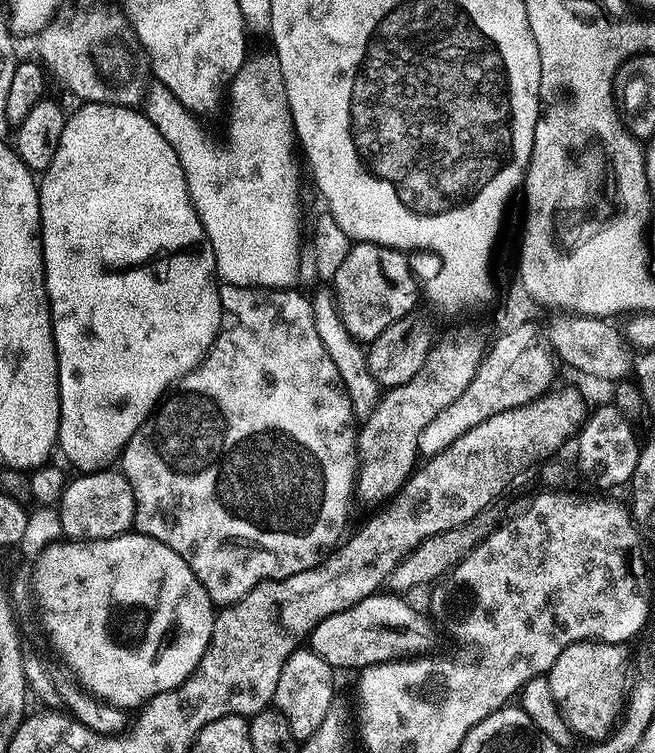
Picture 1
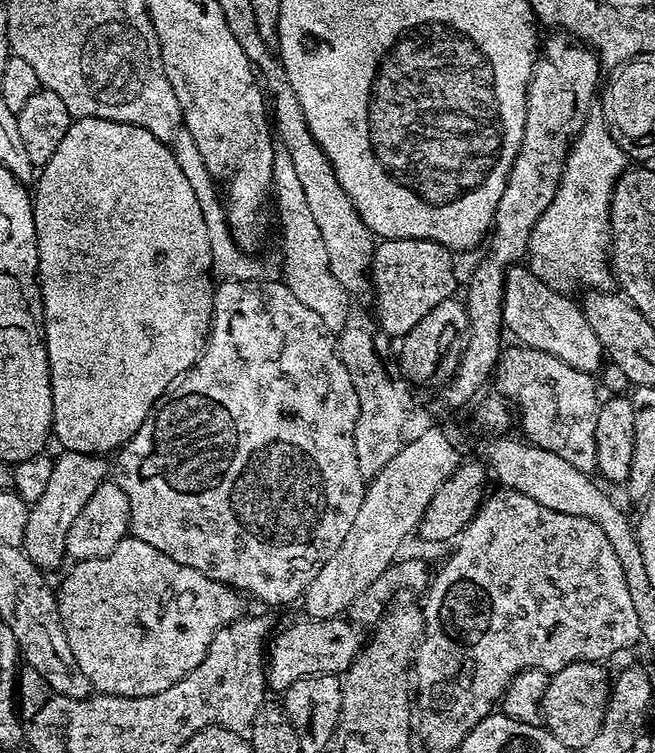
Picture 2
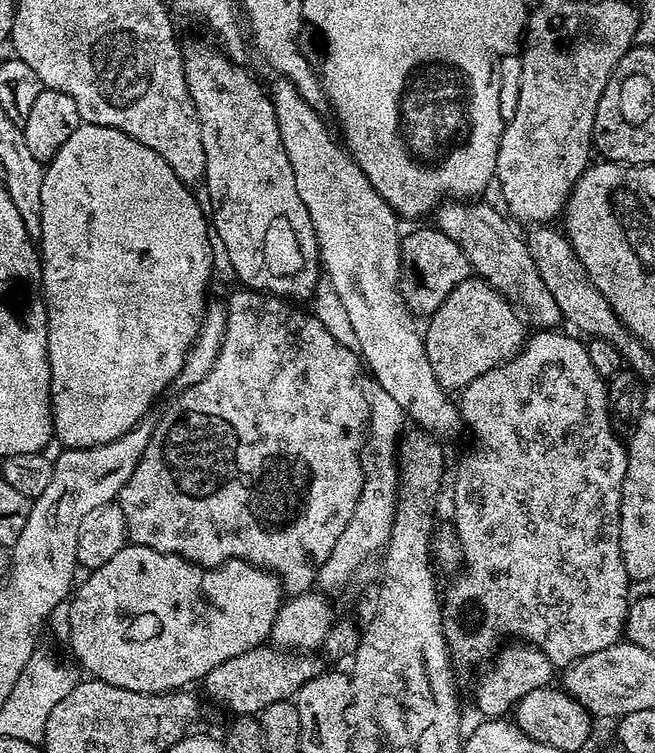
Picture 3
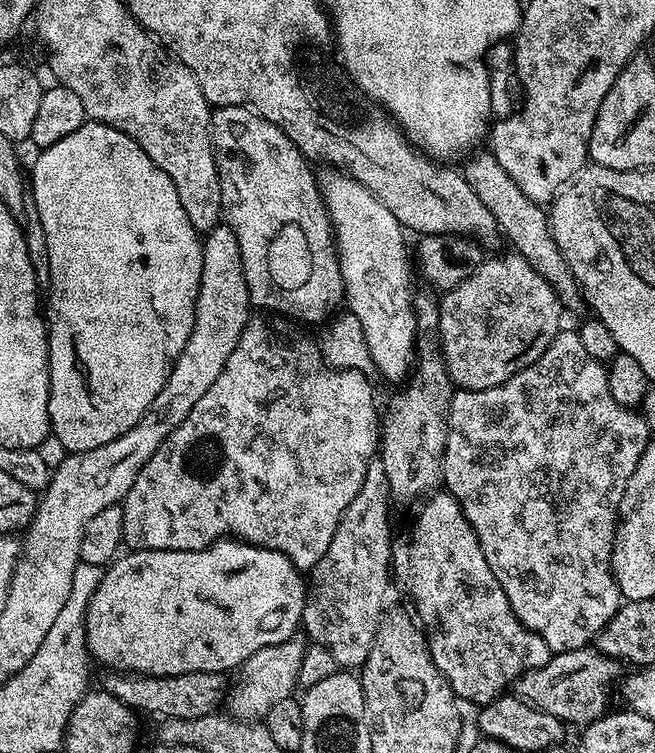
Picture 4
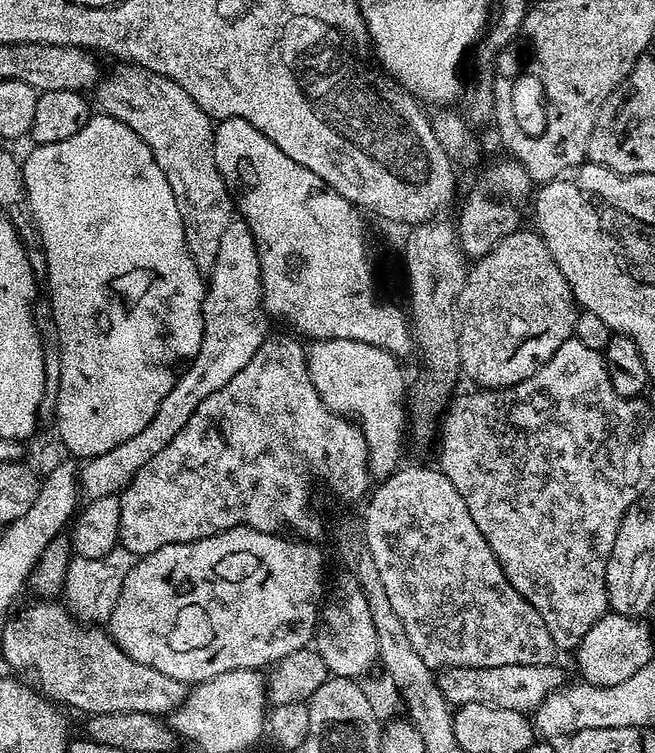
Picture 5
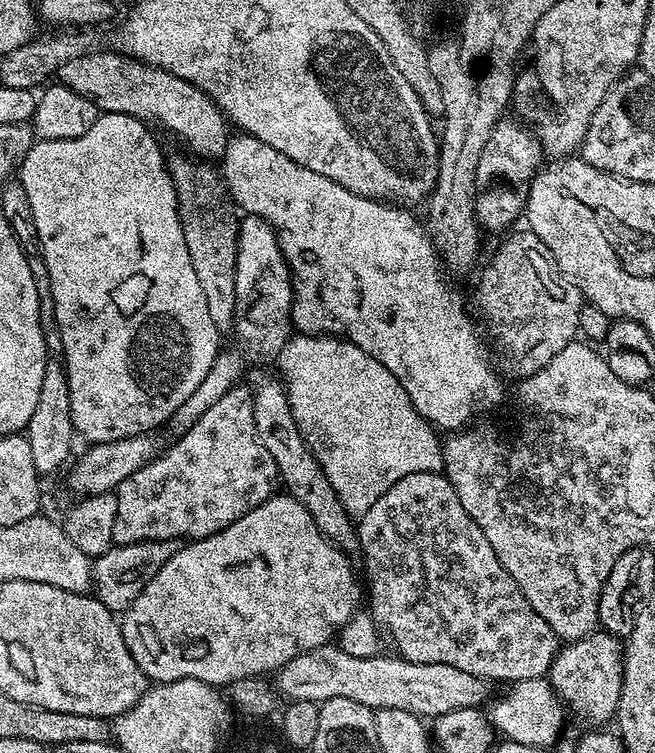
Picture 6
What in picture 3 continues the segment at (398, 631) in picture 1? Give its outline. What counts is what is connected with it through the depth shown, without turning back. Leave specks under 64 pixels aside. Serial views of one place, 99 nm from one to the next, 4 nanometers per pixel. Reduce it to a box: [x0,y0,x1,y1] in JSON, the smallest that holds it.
[202,644,324,716]

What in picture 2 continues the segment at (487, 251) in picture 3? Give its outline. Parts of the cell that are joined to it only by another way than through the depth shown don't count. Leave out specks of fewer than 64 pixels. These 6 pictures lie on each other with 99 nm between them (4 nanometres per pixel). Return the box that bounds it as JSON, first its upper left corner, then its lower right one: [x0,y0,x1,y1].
[504,266,606,373]

